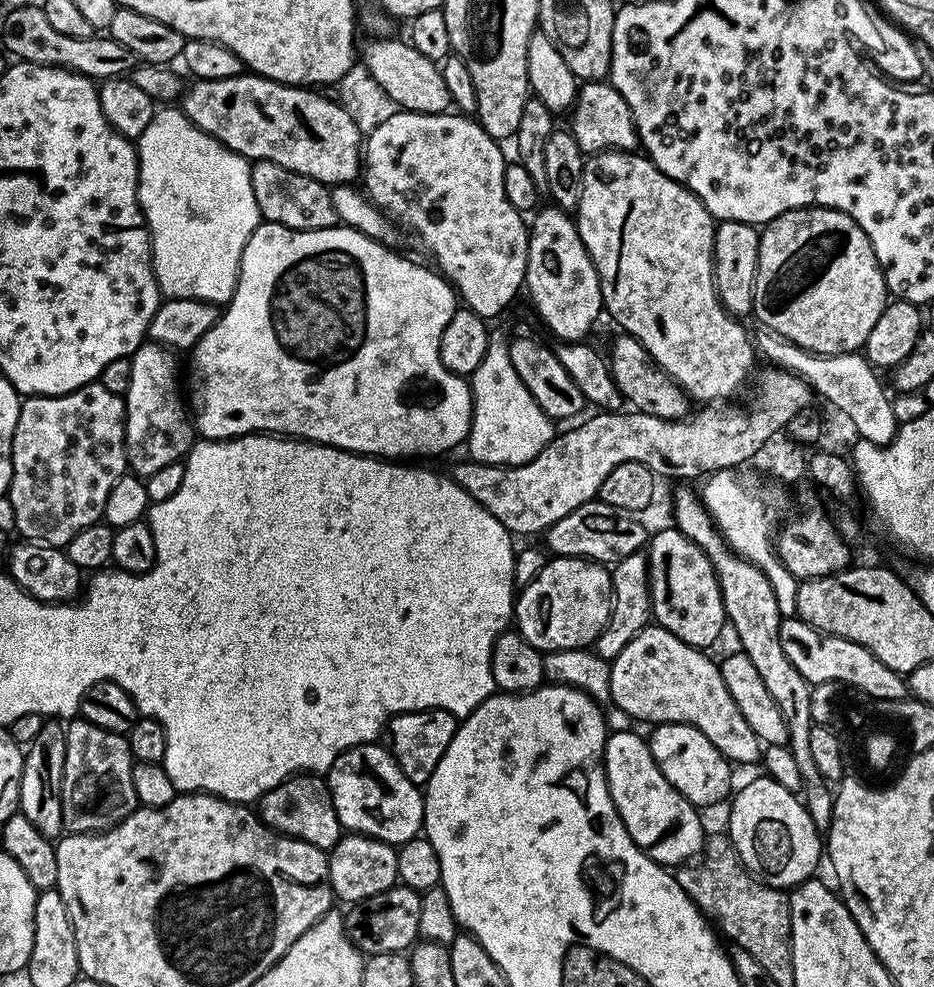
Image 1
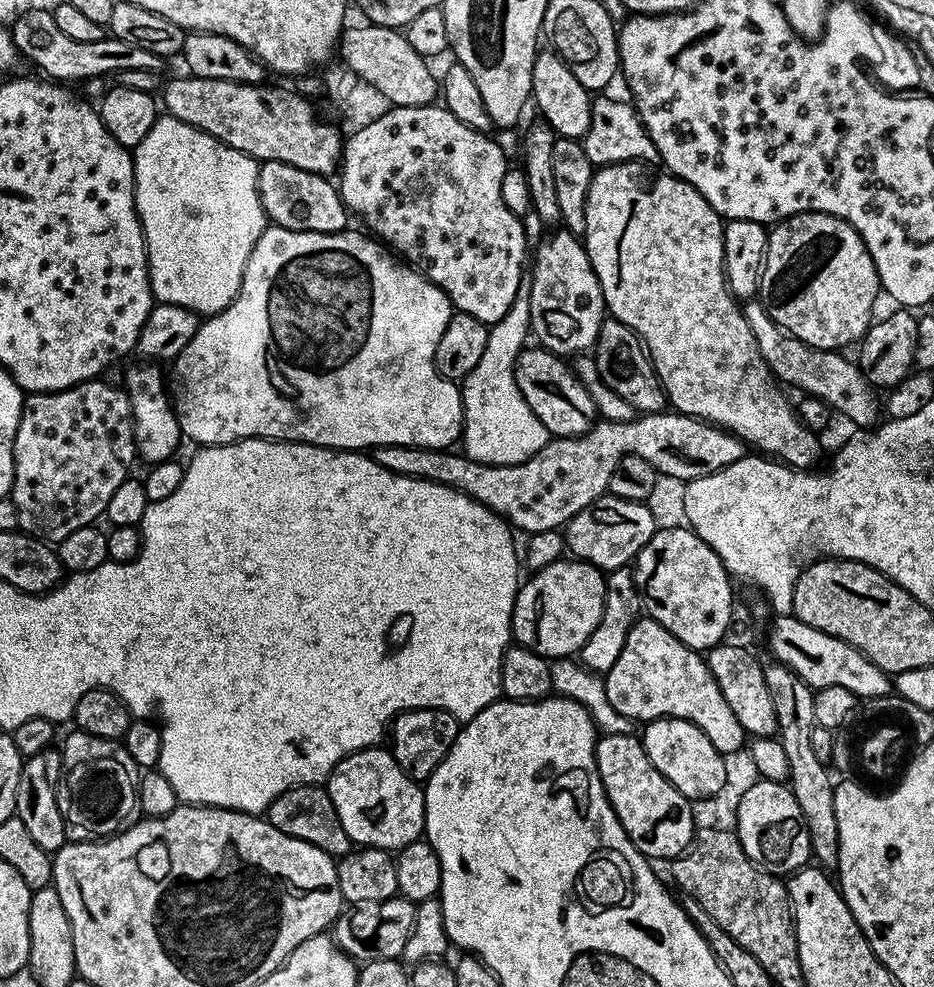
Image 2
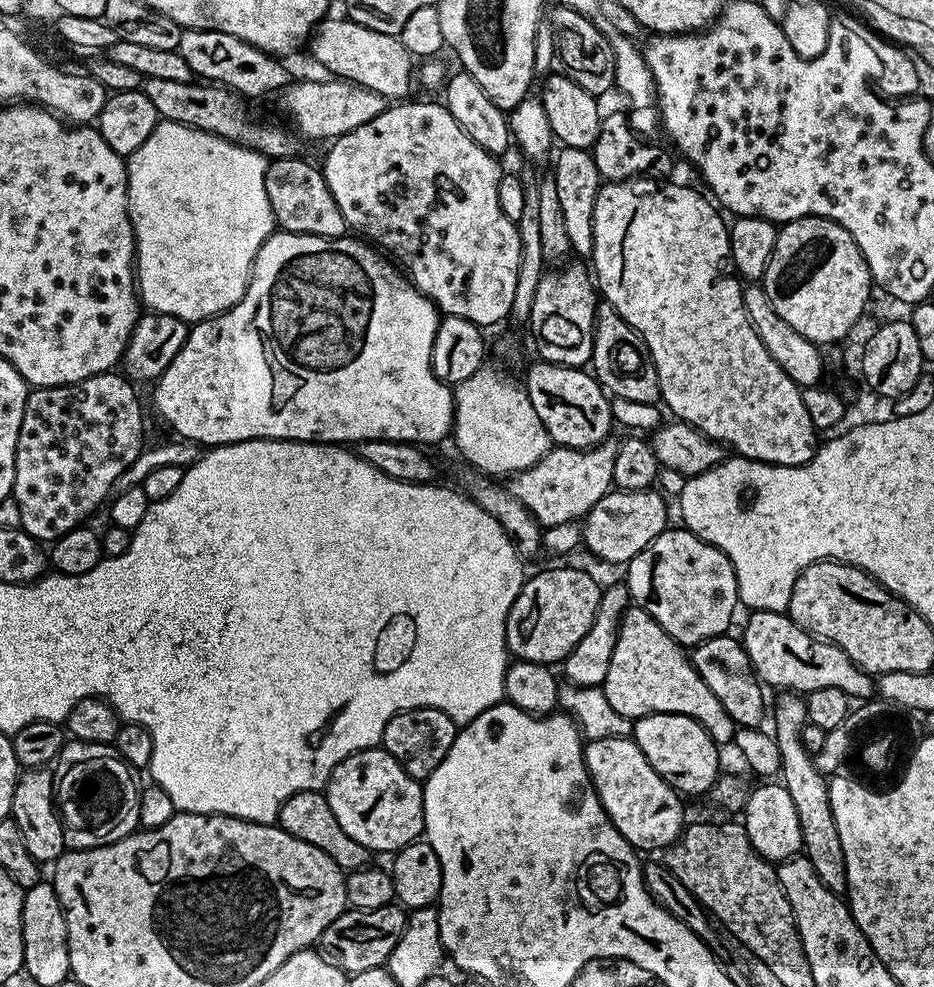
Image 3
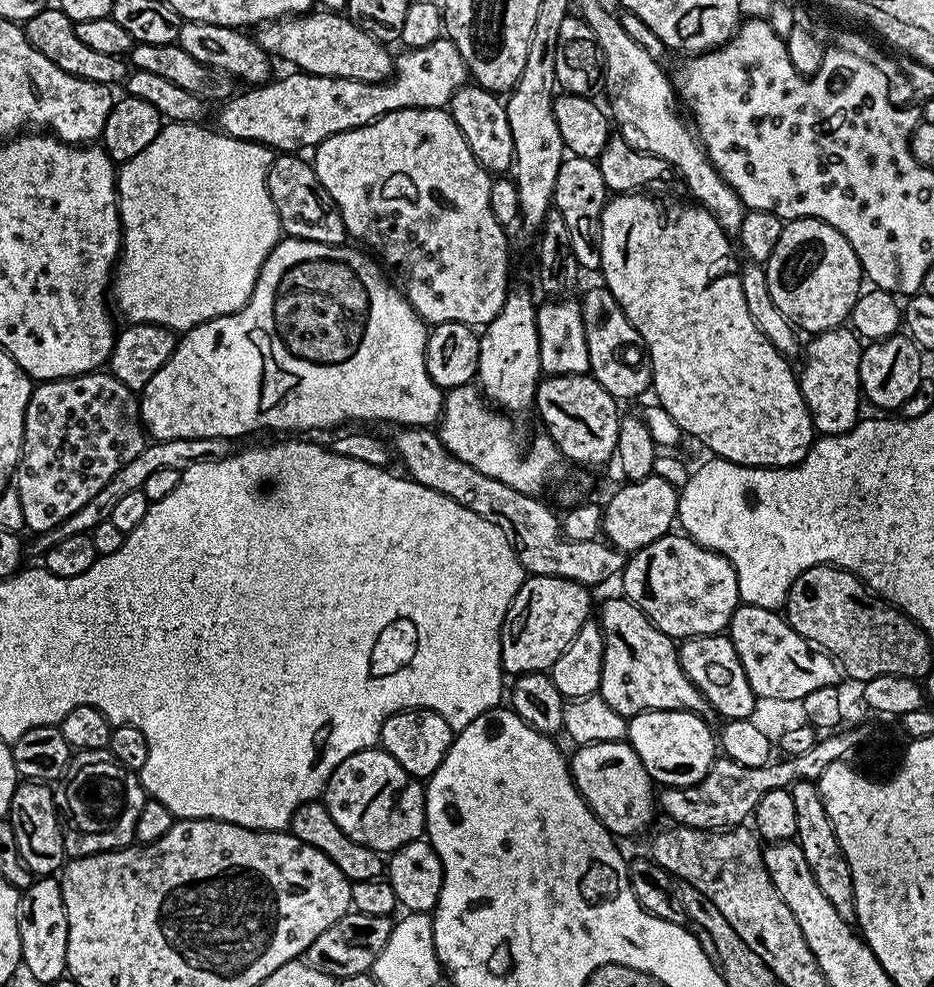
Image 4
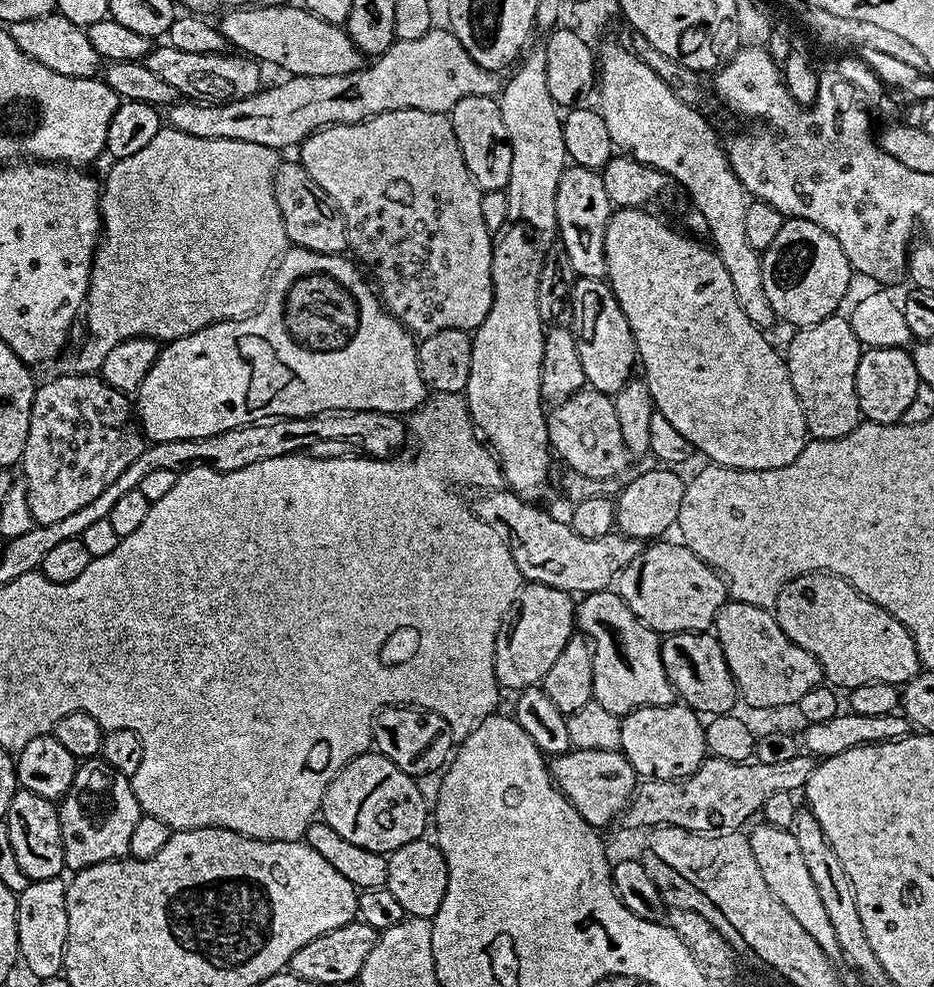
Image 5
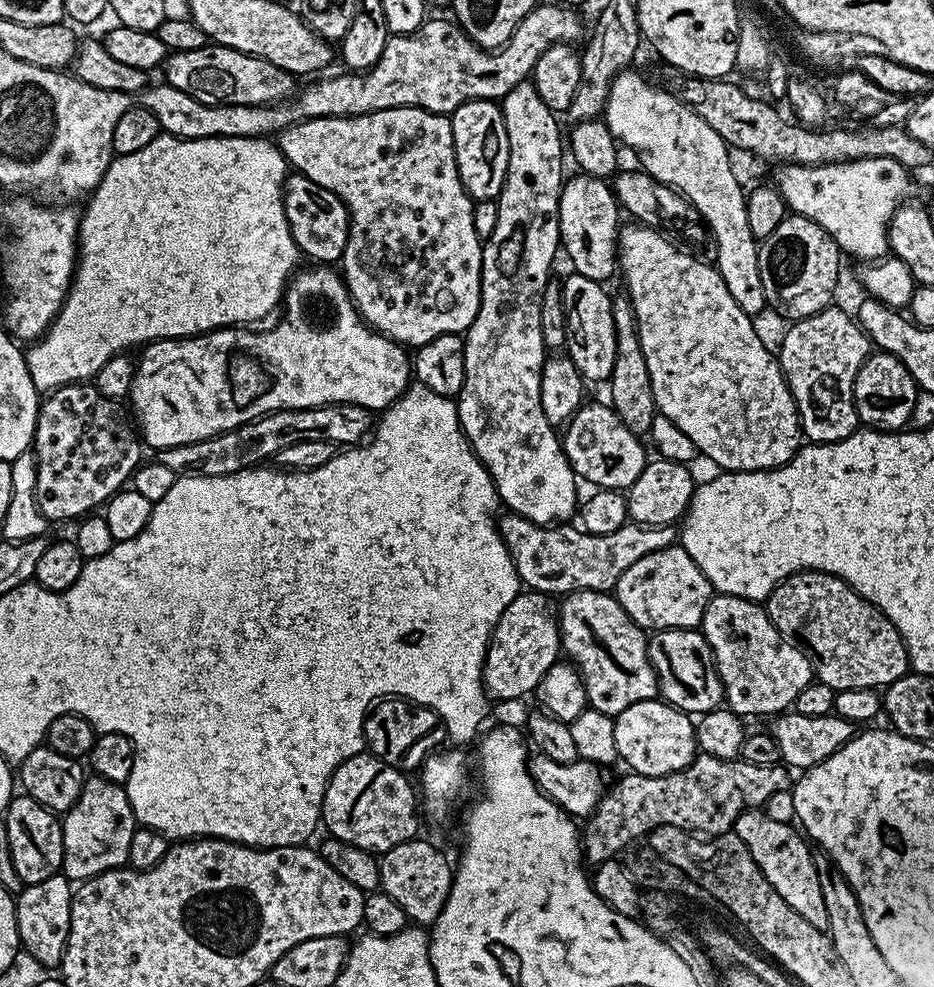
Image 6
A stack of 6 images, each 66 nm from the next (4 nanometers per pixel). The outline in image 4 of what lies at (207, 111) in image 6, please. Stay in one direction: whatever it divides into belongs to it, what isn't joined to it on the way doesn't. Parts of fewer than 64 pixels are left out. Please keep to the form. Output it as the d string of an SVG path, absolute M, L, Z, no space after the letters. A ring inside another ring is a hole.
M441 38L430 42L430 46L413 48L403 53L405 56L395 61L394 75L387 82L366 84L363 80L338 78L337 76L315 76L309 72L292 70L281 80L269 79L267 84L249 87L248 92L233 95L223 101L220 124L224 135L235 140L250 140L253 144L263 144L280 154L296 154L301 151L300 144L315 146L339 132L349 132L361 128L387 112L397 112L403 108L444 108L454 93L464 87L470 73L464 66L464 59L458 54L451 40Z

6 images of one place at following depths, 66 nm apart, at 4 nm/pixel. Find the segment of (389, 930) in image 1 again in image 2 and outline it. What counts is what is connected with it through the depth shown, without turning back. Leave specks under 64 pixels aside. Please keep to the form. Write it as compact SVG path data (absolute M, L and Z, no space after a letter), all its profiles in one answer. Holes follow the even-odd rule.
M397 894L382 902L358 902L348 904L330 929L330 935L344 953L357 962L391 960L403 957L406 942L412 937L416 904Z

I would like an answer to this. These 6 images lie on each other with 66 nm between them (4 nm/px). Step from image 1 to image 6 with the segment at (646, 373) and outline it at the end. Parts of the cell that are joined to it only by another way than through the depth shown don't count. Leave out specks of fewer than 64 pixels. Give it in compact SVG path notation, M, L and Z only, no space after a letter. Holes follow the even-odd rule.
M569 274L563 277L562 291L565 301L571 302L571 311L567 313L566 355L572 365L580 371L585 381L607 381L614 370L616 357L616 331L614 330L614 314L612 313L613 297L608 296L607 287L598 281ZM572 300L576 300L572 304ZM572 308L576 312L572 312Z

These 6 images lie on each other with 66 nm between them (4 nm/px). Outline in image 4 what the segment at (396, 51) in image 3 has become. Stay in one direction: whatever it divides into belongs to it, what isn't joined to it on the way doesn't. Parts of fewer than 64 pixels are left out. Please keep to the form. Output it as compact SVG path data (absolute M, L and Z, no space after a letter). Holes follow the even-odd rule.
M312 10L304 14L296 14L291 18L281 18L275 22L268 22L259 29L258 42L264 51L273 58L285 56L301 72L309 72L315 76L337 76L351 80L363 80L366 84L384 82L393 75L394 56L387 52L385 45L376 37L360 29L356 23L348 19L347 15L336 10Z

